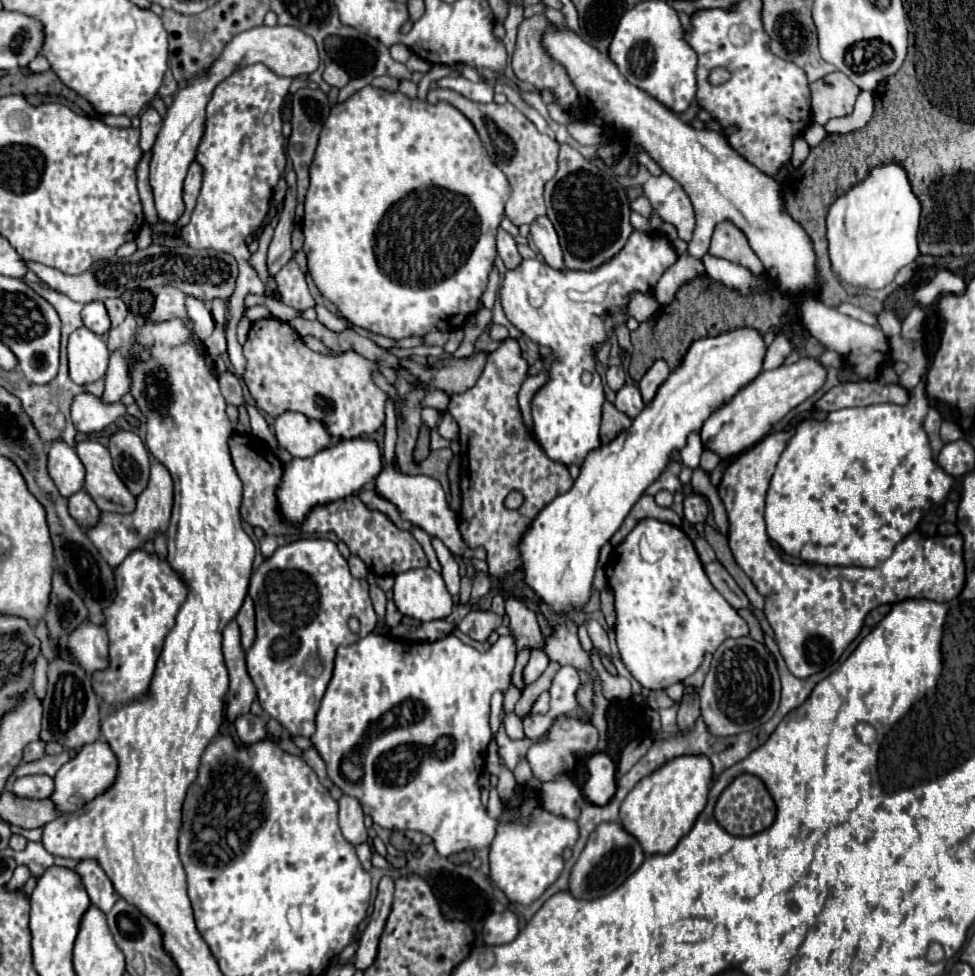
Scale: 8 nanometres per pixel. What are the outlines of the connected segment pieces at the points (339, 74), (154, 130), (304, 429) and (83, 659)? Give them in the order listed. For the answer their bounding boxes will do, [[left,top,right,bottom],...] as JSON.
[[324,62,350,88],[140,106,162,152],[274,412,330,458],[68,622,108,672]]

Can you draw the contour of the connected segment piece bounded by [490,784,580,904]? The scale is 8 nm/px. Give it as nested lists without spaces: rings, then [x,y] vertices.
[[[522,784],[516,786],[516,796],[522,800],[534,798],[538,804],[530,812],[528,822],[522,822],[520,818],[512,818],[508,822],[500,822],[496,826],[496,836],[490,844],[490,882],[500,888],[510,902],[516,904],[532,904],[538,900],[544,890],[554,884],[564,870],[562,852],[564,848],[570,848],[576,844],[580,830],[576,820],[568,820],[562,816],[556,816],[548,812],[540,804],[540,792],[530,790]]]

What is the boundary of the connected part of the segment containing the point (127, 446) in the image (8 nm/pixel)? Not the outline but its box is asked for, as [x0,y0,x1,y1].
[108,430,150,496]

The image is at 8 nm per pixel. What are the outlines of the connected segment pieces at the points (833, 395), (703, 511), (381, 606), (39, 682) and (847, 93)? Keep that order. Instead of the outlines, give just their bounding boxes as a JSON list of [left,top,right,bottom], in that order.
[[816,382,908,412],[684,494,708,524],[368,574,386,620],[34,654,48,700],[810,72,860,124]]

